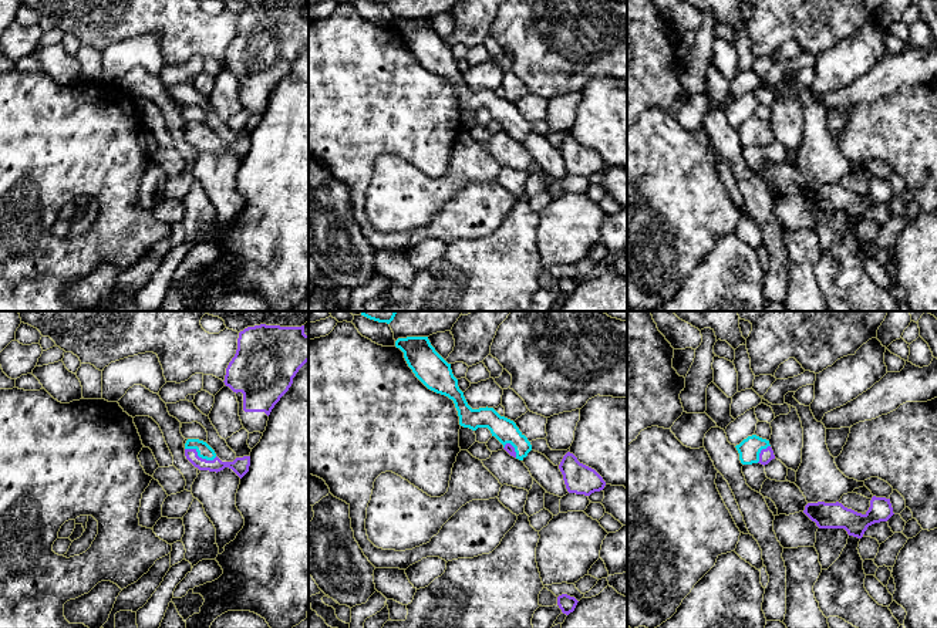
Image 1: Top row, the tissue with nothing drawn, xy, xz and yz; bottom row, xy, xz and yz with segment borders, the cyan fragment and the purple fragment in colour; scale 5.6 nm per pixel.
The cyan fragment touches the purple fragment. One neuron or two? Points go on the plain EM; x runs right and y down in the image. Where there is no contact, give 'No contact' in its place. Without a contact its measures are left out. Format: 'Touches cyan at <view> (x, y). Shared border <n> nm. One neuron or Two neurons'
Touches cyan at xy (201, 138). Shared border 190 nm. One neuron

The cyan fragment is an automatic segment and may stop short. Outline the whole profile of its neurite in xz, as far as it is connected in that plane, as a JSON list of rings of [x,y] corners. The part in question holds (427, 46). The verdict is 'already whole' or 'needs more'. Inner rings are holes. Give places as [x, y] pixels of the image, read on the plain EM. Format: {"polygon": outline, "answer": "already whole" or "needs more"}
{"polygon": [[[428,18],[398,20],[395,28],[404,34],[408,48],[428,71],[454,82],[461,108],[472,112],[488,109],[510,138],[519,142],[528,138],[532,126],[513,102],[500,98],[493,90],[472,91],[468,87],[451,45],[435,33]]], "answer": "needs more"}

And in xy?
{"polygon": [[[188,121],[185,125],[186,141],[199,152],[220,153],[232,151],[240,161],[249,153],[250,138],[236,139],[233,144],[222,144],[215,132],[203,122]]], "answer": "needs more"}

